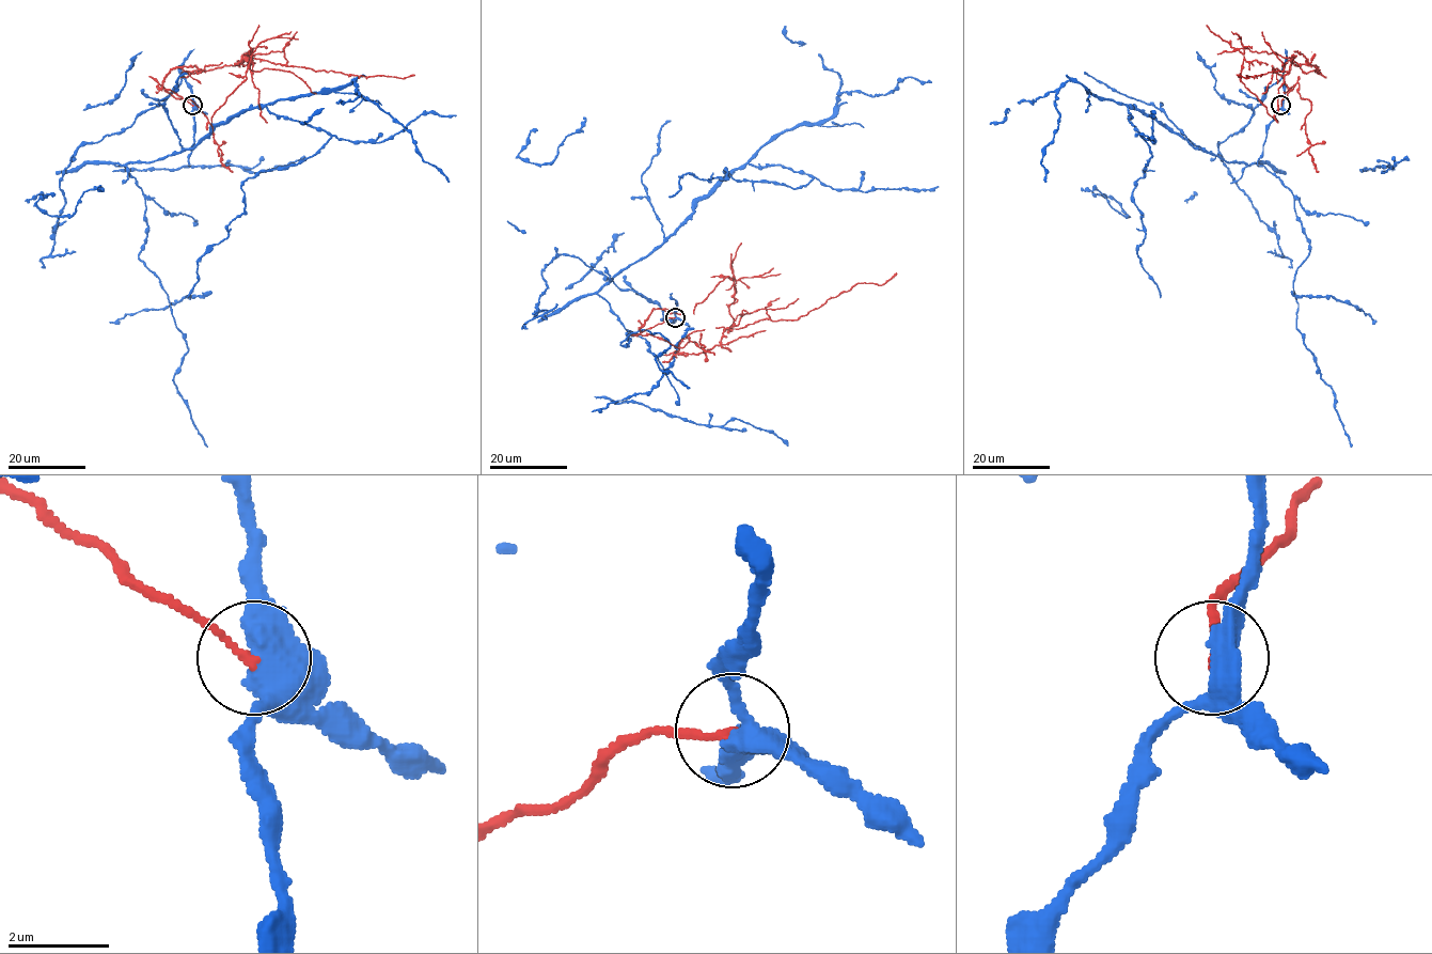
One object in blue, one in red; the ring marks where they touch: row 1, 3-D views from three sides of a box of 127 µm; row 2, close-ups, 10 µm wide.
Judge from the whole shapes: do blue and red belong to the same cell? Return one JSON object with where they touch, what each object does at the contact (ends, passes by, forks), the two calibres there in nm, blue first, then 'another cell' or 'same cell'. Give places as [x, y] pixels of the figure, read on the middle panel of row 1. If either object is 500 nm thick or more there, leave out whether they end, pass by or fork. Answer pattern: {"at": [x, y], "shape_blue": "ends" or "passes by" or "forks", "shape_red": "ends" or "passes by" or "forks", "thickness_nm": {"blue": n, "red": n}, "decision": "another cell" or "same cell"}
{"at": [675, 317], "shape_blue": "forks", "shape_red": "ends", "thickness_nm": {"blue": 460, "red": 120}, "decision": "another cell"}

